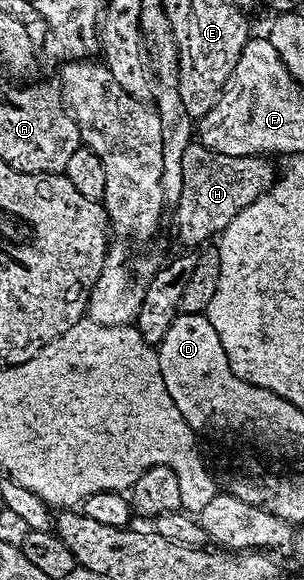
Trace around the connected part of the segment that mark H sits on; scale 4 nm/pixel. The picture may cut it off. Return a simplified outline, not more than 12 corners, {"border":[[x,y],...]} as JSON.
{"border":[[182,153],[176,231],[215,240],[278,178],[263,155]]}

